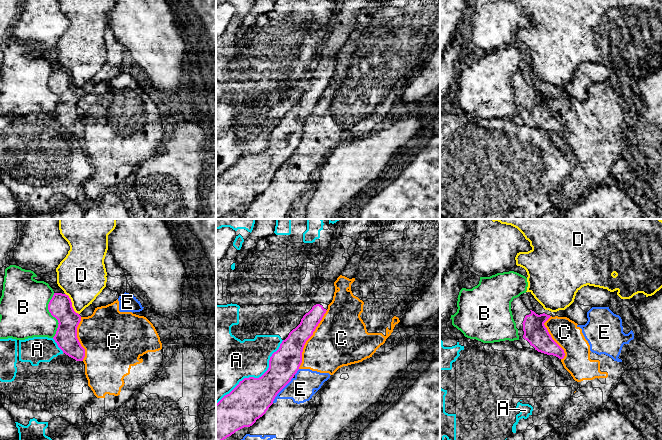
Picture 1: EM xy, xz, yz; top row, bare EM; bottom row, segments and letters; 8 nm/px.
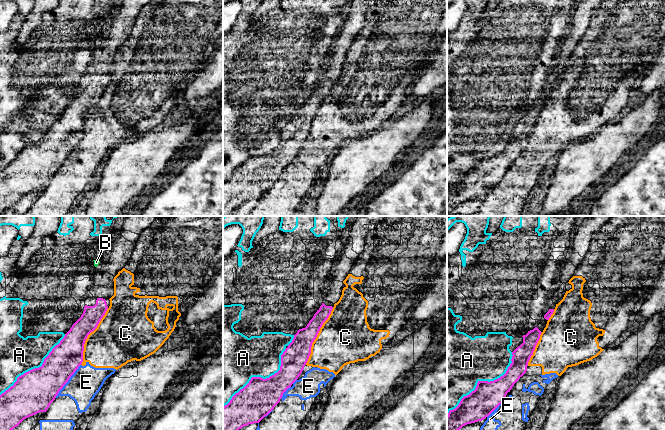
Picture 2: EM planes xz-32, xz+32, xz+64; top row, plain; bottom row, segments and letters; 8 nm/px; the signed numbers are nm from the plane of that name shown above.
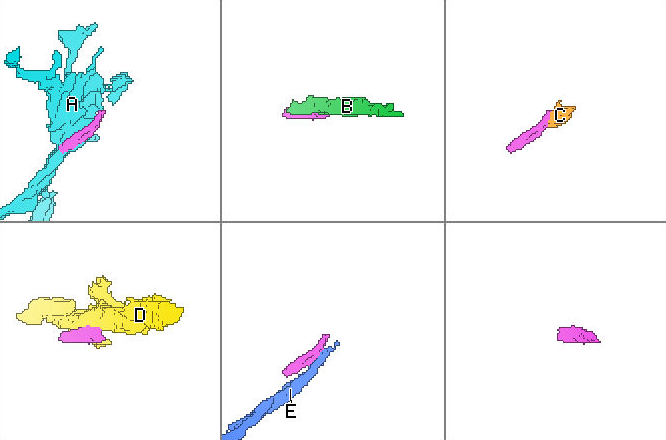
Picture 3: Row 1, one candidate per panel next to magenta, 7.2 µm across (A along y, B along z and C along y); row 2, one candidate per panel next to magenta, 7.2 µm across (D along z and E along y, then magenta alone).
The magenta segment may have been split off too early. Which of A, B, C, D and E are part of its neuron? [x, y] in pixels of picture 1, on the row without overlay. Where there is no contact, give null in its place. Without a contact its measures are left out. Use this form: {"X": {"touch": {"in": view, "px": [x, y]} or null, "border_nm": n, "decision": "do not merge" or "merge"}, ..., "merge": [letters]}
{"A": {"touch": {"in": "xz", "px": [256, 154]}, "border_nm": 750, "decision": "do not merge"}, "B": {"touch": {"in": "xy", "px": [52, 91]}, "border_nm": 360, "decision": "do not merge"}, "C": {"touch": {"in": "xz", "px": [308, 114]}, "border_nm": 550, "decision": "do not merge"}, "D": {"touch": {"in": "xy", "px": [71, 80]}, "border_nm": 200, "decision": "do not merge"}, "E": {"touch": {"in": "xz", "px": [281, 165]}, "border_nm": 260, "decision": "do not merge"}, "merge": []}

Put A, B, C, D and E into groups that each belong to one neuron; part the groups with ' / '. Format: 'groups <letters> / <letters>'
groups A / B / C E / D

